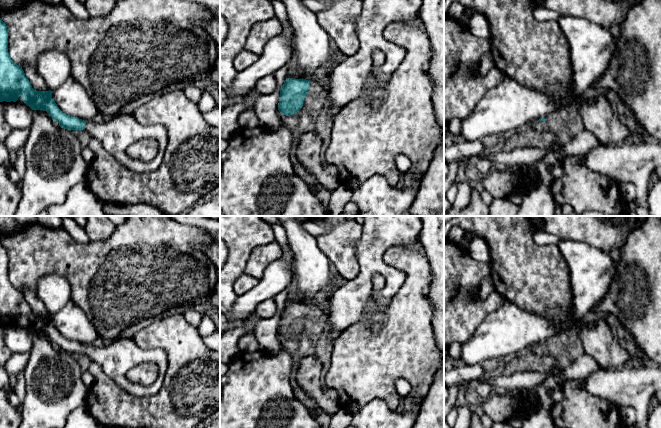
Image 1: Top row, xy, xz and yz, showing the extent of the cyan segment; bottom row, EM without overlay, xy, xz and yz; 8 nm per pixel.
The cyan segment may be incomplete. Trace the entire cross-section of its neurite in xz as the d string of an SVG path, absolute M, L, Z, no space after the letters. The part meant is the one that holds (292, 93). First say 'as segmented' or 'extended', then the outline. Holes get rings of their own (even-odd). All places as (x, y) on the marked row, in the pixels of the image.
extended; M363 0L360 3L359 13L355 19L355 29L359 42L357 52L354 55L348 56L337 66L332 67L321 81L286 78L280 88L279 112L286 116L297 113L302 108L304 98L308 94L315 97L325 96L326 101L332 106L332 109L329 111L332 119L341 109L357 99L365 99L373 110L379 110L382 100L386 97L383 85L398 68L406 54L404 48L384 38L383 30L390 23L405 23L416 18L419 15L421 4L422 0ZM375 50L382 51L386 56L385 63L377 68L373 66L372 62L372 54ZM371 75L377 79L377 89L369 95L364 95L365 81Z

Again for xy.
extended; M0 18L0 102L16 102L20 96L32 110L46 111L61 128L88 132L102 144L107 153L133 172L154 172L162 163L168 144L168 130L163 125L143 126L132 114L124 113L108 117L101 123L94 123L91 120L85 122L63 113L52 98L51 90L34 90L22 67L15 64L8 53L8 29ZM145 138L158 141L159 149L156 157L148 162L131 158L127 154L127 148Z

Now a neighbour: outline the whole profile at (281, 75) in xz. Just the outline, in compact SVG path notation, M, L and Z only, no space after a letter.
M286 64L274 74L280 86L284 84L284 81L287 78L288 70L289 70L289 65Z

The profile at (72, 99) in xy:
M72 77L52 91L52 98L63 113L82 119L85 122L99 114L90 95Z

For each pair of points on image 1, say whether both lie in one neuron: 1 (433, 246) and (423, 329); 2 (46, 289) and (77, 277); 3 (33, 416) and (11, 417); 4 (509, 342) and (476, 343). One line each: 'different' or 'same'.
1: different
2: different
3: different
4: same

